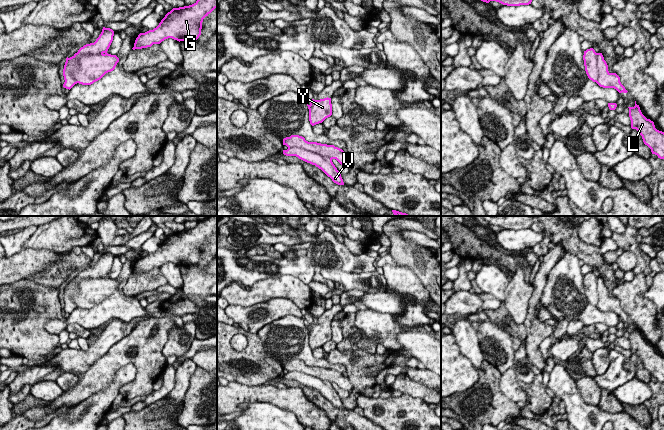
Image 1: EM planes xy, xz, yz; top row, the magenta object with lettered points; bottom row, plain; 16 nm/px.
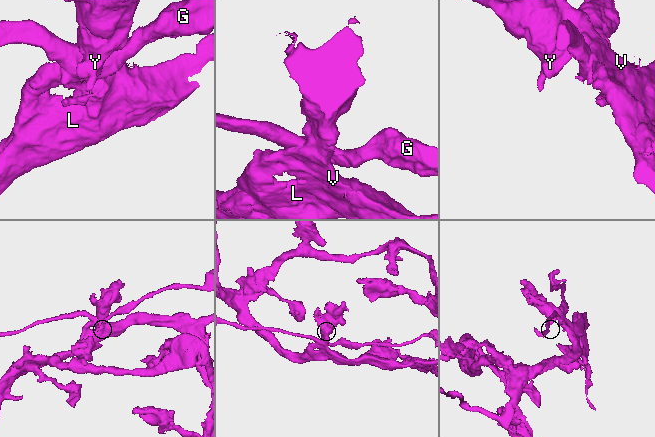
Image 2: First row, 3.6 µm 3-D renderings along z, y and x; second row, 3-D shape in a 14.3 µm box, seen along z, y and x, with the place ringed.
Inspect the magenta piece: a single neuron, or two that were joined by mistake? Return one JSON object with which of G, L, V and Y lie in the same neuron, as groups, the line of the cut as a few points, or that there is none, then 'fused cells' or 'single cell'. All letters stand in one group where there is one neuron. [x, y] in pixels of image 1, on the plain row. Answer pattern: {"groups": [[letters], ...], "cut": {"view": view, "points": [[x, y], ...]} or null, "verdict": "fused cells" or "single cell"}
{"groups": [["G"], ["L", "V", "Y"]], "cut": {"view": "xz", "points": [[288, 371], [306, 373], [310, 377], [318, 377], [331, 383]]}, "verdict": "fused cells"}

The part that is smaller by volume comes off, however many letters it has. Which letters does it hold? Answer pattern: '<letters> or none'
G

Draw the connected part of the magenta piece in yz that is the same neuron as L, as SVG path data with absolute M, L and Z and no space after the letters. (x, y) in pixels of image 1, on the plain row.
M636 328L634 331L629 332L629 341L631 344L631 352L636 353L642 360L643 366L650 373L652 378L655 378L660 383L664 383L664 356L659 355L655 352L654 346L650 343L647 343L641 336L639 329Z

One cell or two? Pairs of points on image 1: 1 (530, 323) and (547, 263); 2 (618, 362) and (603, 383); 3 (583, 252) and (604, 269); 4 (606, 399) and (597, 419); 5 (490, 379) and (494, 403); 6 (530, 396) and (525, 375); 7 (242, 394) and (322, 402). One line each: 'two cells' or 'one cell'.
1: one cell
2: one cell
3: one cell
4: two cells
5: one cell
6: two cells
7: two cells

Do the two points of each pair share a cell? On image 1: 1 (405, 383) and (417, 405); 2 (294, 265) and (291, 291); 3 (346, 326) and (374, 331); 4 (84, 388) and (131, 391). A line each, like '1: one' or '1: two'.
1: two
2: two
3: two
4: one

